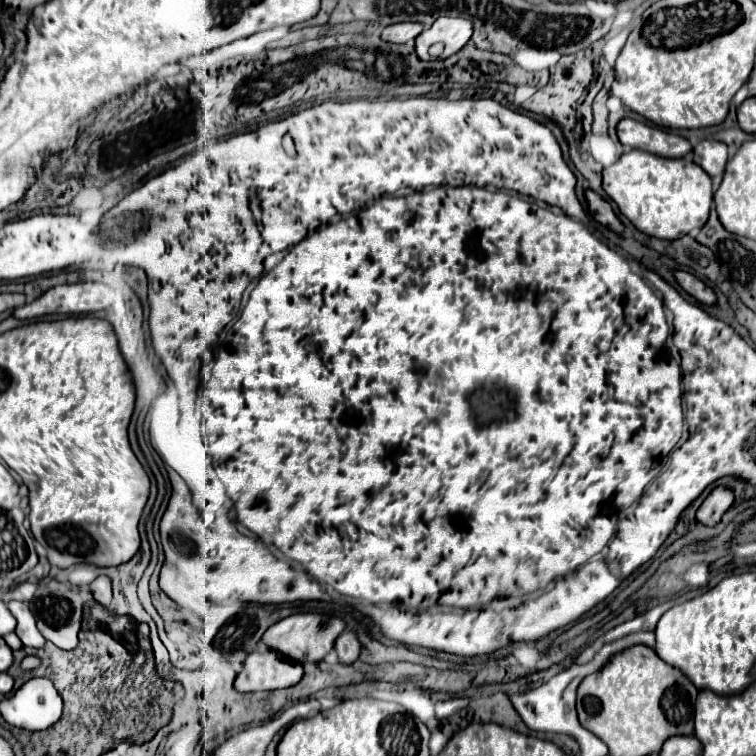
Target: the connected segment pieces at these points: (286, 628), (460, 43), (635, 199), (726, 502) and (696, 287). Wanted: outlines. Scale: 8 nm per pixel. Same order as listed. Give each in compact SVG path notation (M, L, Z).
M315 612L291 614L291 616L279 620L277 624L273 624L263 634L263 642L271 650L277 650L297 662L321 662L325 658L325 654L333 648L337 636L343 630L345 630L345 622L337 616L325 616L325 614L315 614Z
M437 18L435 24L427 30L423 30L421 36L417 36L417 56L421 60L429 60L429 46L435 42L443 42L445 44L445 52L441 54L441 58L449 58L455 52L459 52L471 38L473 34L473 22L465 20L465 18Z
M631 150L613 166L605 168L603 190L637 230L663 240L677 240L705 226L713 202L711 178L693 160L667 160L643 150Z
M727 486L713 488L713 492L699 506L697 520L705 526L715 526L721 520L721 516L729 510L733 500L735 500L735 496L733 496L731 488L727 488Z
M677 270L677 272L675 272L675 278L677 278L679 286L681 286L687 294L691 294L693 298L697 298L701 304L707 304L707 306L715 306L715 304L717 304L715 292L713 292L707 284L703 284L701 280L697 280L695 276Z

